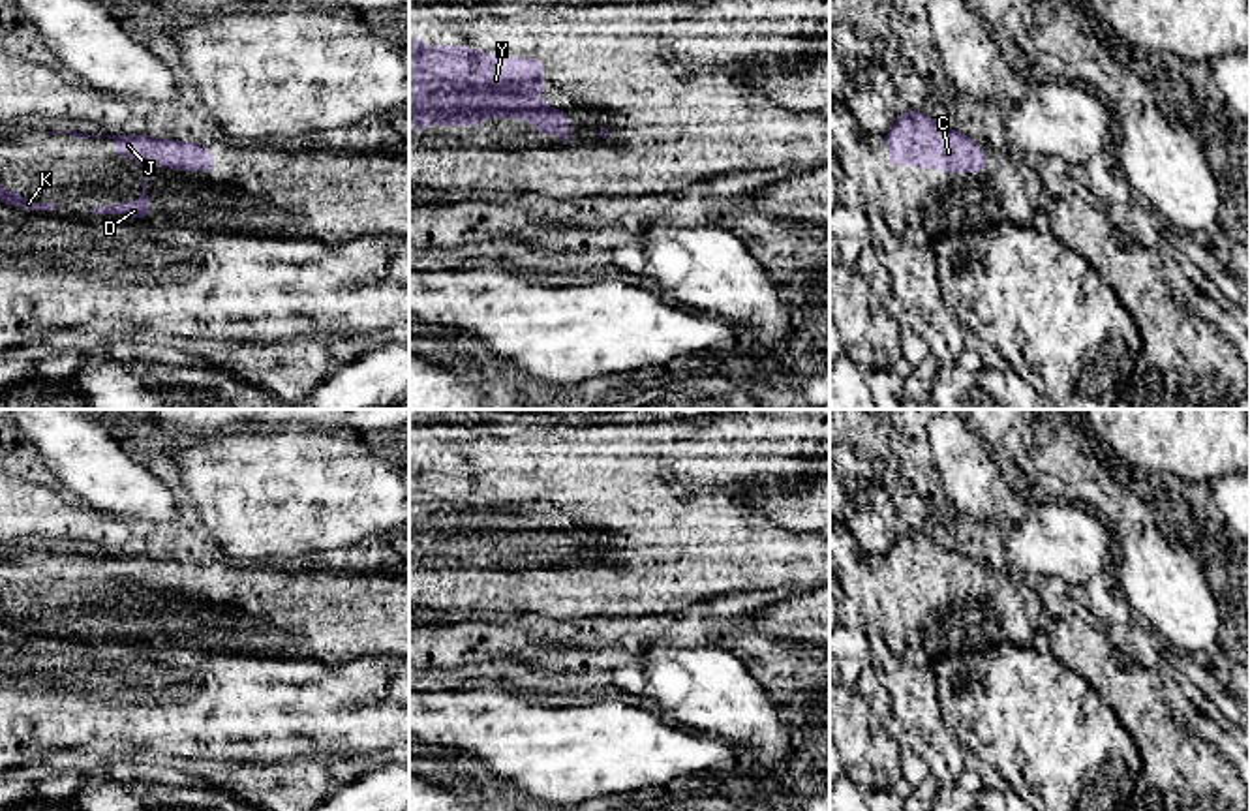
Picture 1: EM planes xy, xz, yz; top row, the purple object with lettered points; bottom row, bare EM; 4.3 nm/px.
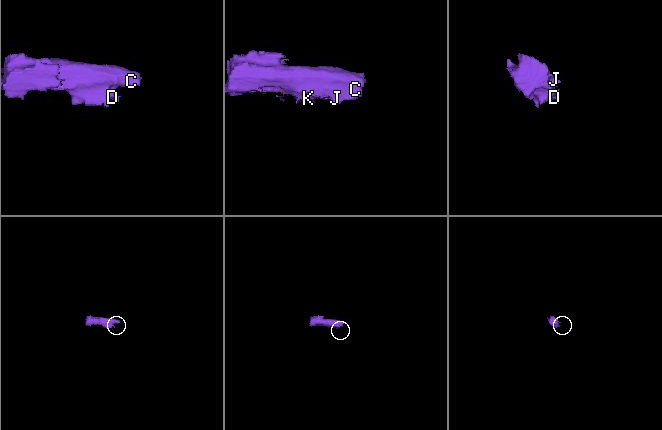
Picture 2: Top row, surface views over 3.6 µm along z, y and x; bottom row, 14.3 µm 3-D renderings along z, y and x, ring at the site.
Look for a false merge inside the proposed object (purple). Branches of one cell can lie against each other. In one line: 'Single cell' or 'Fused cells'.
Single cell

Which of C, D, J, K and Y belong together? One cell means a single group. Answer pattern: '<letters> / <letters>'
C D J K Y

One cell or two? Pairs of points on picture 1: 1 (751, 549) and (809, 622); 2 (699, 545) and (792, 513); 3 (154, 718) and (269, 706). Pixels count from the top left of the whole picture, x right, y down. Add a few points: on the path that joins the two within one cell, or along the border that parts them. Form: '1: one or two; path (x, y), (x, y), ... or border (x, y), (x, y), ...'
1: two; border (809, 590), (791, 594)
2: two; border (736, 494), (764, 517), (791, 530), (809, 534)
3: one; path (182, 708), (190, 704), (241, 706)

